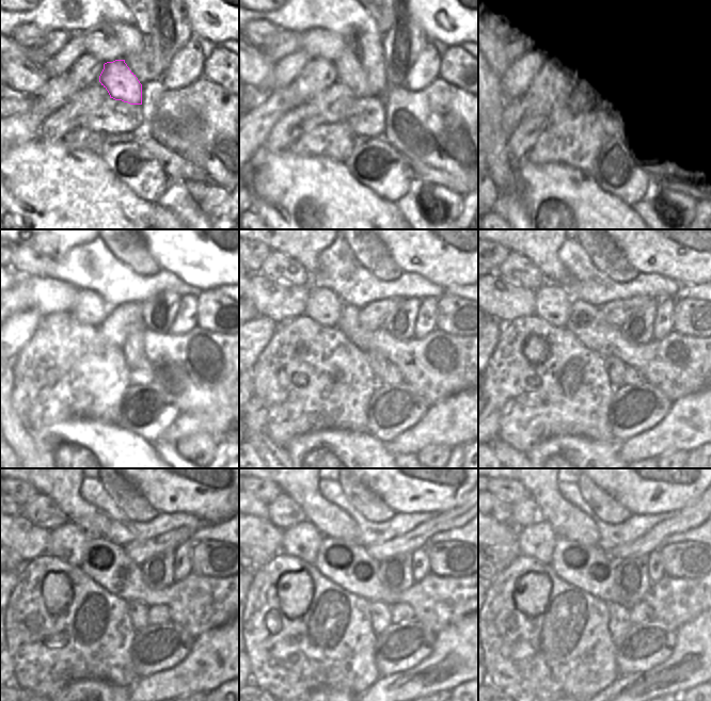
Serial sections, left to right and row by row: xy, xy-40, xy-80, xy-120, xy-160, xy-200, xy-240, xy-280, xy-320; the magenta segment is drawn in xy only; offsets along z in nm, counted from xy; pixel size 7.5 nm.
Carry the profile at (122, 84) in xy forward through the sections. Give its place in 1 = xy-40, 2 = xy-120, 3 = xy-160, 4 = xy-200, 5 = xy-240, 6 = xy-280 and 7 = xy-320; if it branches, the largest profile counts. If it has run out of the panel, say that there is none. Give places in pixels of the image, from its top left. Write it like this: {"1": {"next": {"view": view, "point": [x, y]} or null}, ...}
{"1": {"next": {"view": "xy-40", "point": [349, 68]}}, "2": {"next": {"view": "xy-120", "point": [90, 308]}}, "3": {"next": {"view": "xy-160", "point": [324, 306]}}, "4": {"next": {"view": "xy-200", "point": [552, 301]}}, "5": {"next": {"view": "xy-240", "point": [67, 542]}}, "6": {"next": {"view": "xy-280", "point": [302, 541]}}, "7": {"next": {"view": "xy-320", "point": [537, 541]}}}

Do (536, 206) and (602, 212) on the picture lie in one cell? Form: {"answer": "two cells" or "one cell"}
{"answer": "one cell"}

